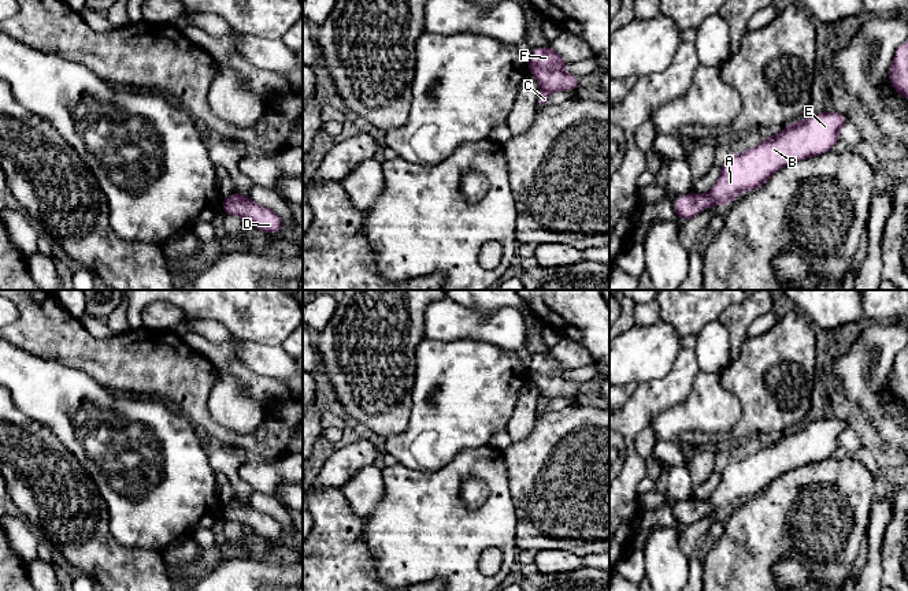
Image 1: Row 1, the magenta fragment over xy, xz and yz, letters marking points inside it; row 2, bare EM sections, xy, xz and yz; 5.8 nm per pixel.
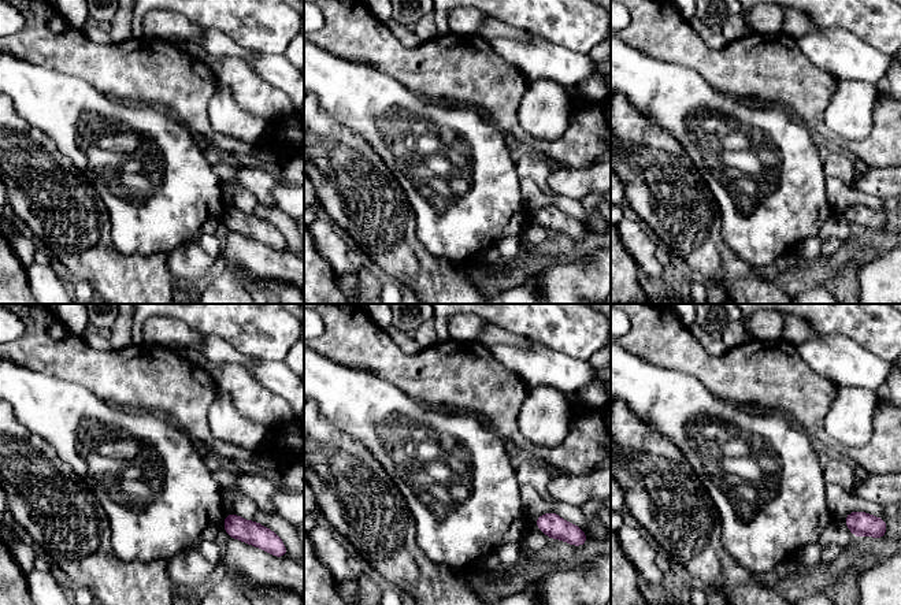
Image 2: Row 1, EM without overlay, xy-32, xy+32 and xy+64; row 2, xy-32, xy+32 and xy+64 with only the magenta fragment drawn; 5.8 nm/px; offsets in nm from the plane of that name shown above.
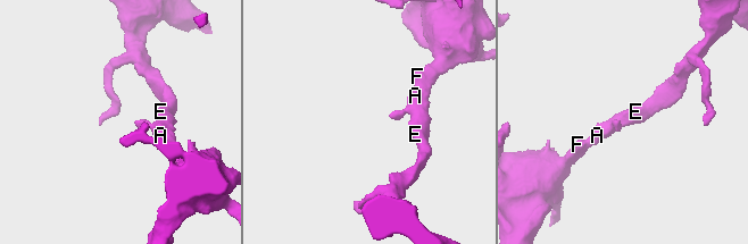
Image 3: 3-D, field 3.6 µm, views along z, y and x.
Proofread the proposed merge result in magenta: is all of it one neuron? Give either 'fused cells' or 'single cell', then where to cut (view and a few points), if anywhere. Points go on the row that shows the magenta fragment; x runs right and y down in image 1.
single cell; no cut

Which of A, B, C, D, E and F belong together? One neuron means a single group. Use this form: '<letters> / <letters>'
A B C D E F

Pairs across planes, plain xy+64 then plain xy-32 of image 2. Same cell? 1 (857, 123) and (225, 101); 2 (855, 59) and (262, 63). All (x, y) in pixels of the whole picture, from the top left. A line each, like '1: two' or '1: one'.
1: one
2: one

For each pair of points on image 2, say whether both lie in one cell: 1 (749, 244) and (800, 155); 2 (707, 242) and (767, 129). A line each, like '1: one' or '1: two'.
1: one
2: two

